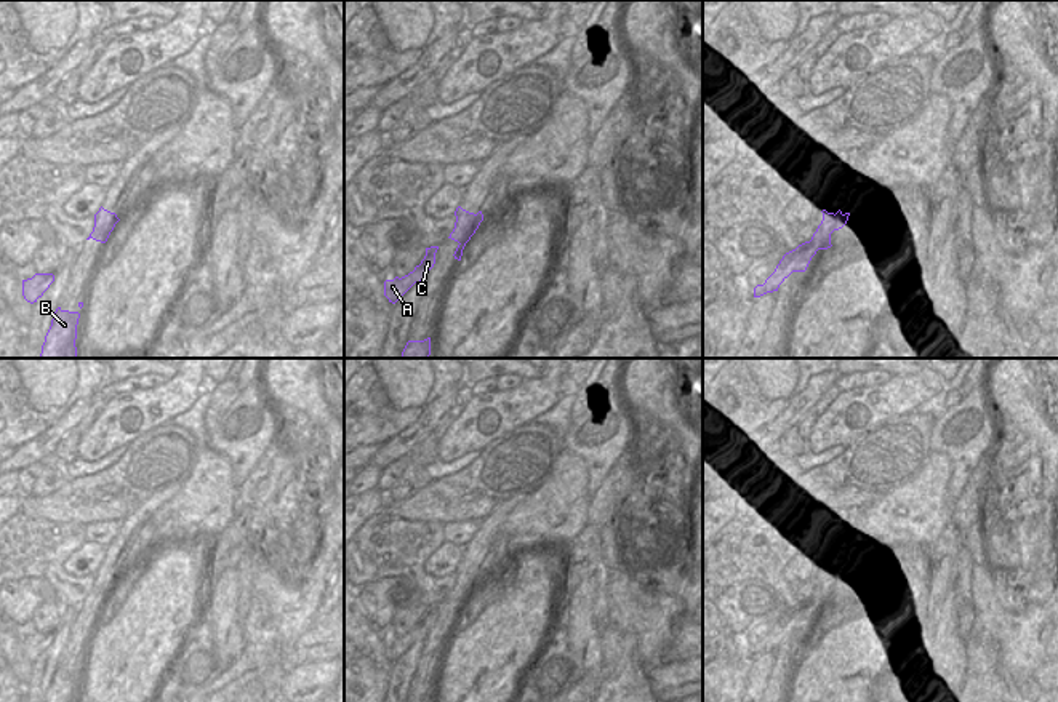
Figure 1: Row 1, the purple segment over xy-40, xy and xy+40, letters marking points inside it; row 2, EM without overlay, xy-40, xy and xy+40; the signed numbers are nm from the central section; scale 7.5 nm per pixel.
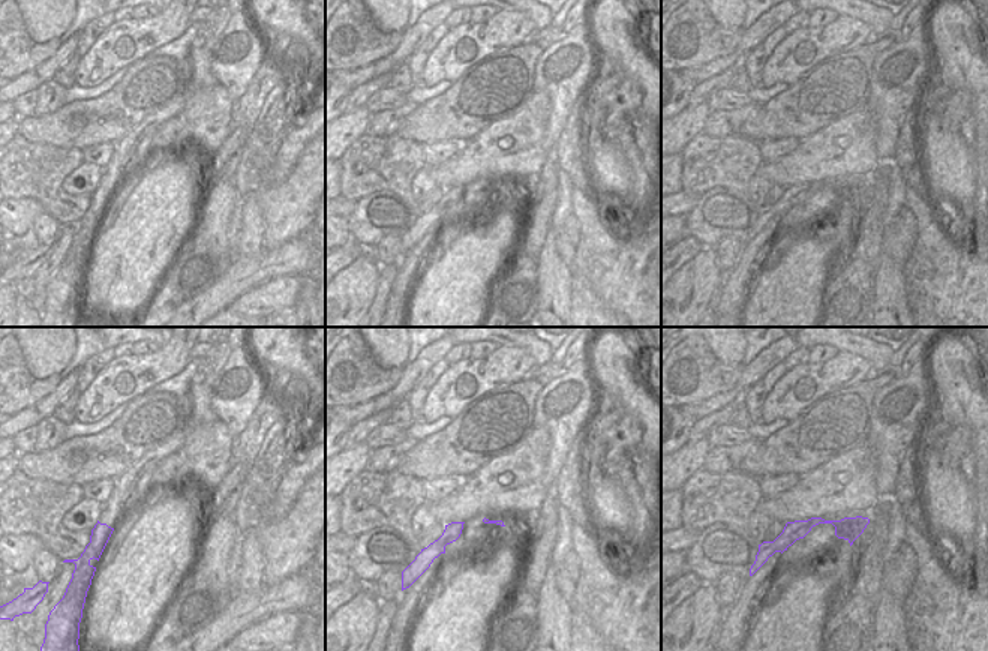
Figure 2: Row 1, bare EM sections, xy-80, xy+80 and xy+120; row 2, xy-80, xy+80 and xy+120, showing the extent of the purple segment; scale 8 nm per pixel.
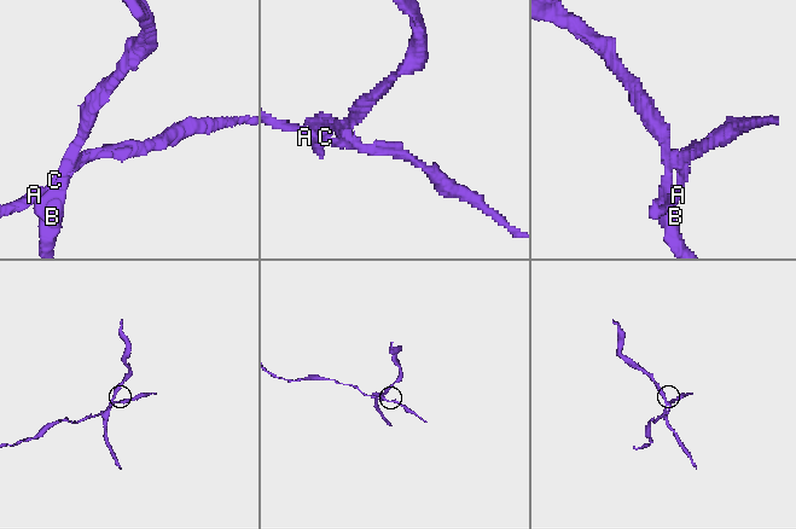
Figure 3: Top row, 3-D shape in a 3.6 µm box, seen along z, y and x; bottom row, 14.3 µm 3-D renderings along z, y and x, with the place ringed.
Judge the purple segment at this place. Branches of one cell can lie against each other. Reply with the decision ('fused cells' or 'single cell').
fused cells

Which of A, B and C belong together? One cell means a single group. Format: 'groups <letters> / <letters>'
groups A C / B

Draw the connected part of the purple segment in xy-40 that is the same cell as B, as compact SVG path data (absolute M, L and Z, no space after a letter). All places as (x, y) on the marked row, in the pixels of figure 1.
M56 309L42 345L40 358L77 358L75 339L78 318L78 312Z

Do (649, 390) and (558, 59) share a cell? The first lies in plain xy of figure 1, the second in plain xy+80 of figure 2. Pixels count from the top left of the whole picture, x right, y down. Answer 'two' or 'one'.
two

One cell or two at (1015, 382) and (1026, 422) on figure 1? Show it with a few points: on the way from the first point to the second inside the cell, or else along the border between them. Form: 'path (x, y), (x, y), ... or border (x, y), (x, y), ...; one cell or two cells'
path (1015, 392), (1026, 413); one cell

